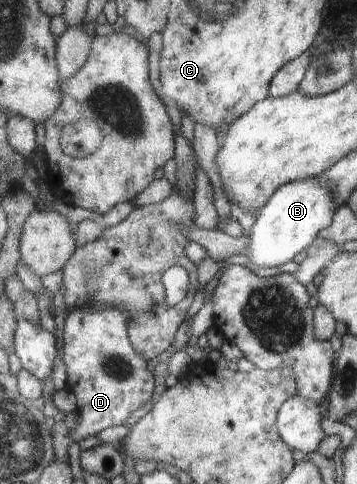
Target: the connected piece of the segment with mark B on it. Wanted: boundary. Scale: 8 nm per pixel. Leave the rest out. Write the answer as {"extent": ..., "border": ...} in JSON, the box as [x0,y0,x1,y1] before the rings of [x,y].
{"extent":[248,175,341,267],"border":[[[323,175],[293,181],[278,189],[272,200],[260,211],[257,225],[250,234],[248,257],[257,267],[281,267],[309,249],[321,232],[335,223],[341,201],[337,189],[323,183]]]}

